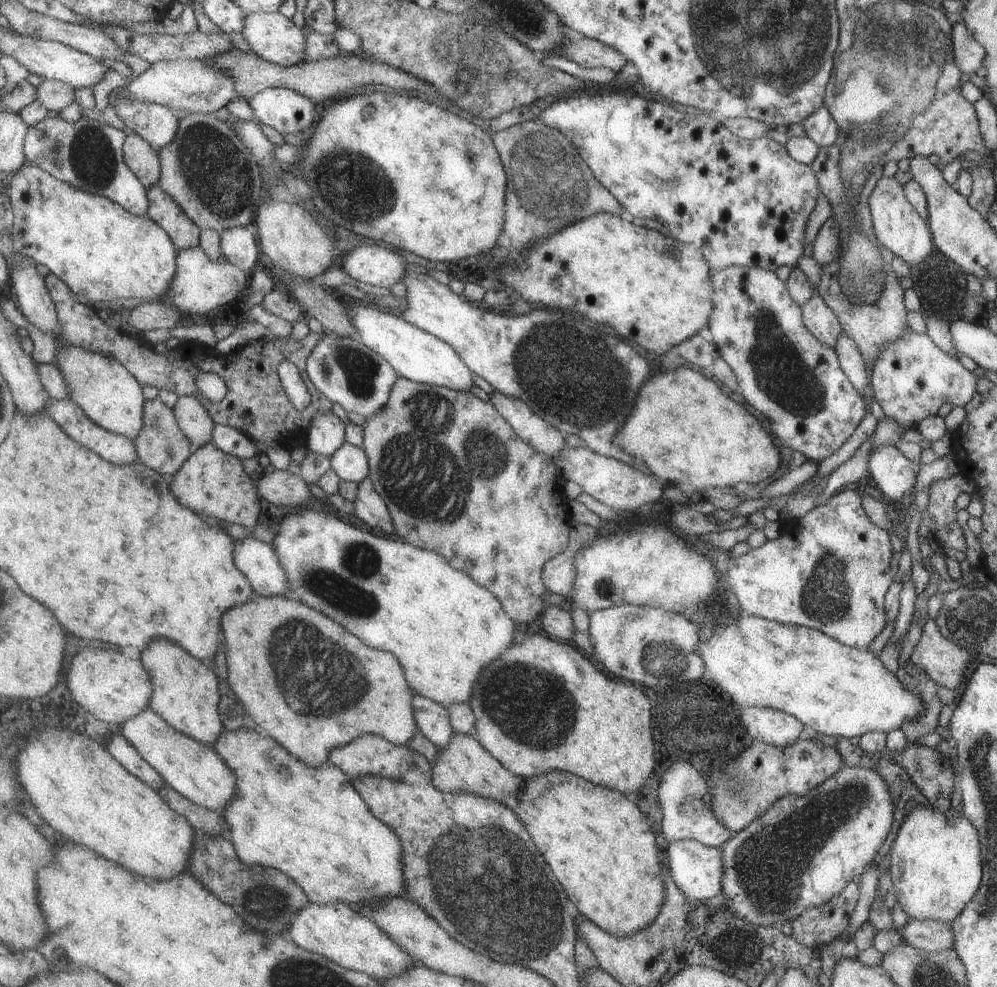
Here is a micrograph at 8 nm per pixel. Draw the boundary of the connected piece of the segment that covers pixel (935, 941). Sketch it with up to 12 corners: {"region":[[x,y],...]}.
{"region":[[915,921],[897,932],[909,947],[929,955],[953,949],[950,926]]}

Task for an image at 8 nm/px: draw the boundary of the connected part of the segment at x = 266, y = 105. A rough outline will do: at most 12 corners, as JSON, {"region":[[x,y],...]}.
{"region":[[267,88],[248,100],[256,120],[280,134],[315,124],[315,103]]}

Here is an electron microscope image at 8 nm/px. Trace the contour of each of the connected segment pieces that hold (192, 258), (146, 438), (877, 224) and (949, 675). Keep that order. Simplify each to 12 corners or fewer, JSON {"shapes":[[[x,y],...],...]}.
{"shapes":[[[179,250],[168,293],[183,314],[207,314],[249,288],[224,252]],[[146,402],[139,461],[169,479],[193,454],[174,408]],[[895,176],[867,203],[877,245],[909,266],[934,248]],[[929,618],[908,660],[954,691],[972,655]]]}

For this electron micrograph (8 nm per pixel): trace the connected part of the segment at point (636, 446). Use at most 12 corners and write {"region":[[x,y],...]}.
{"region":[[682,366],[613,440],[694,496],[782,461],[759,419]]}

